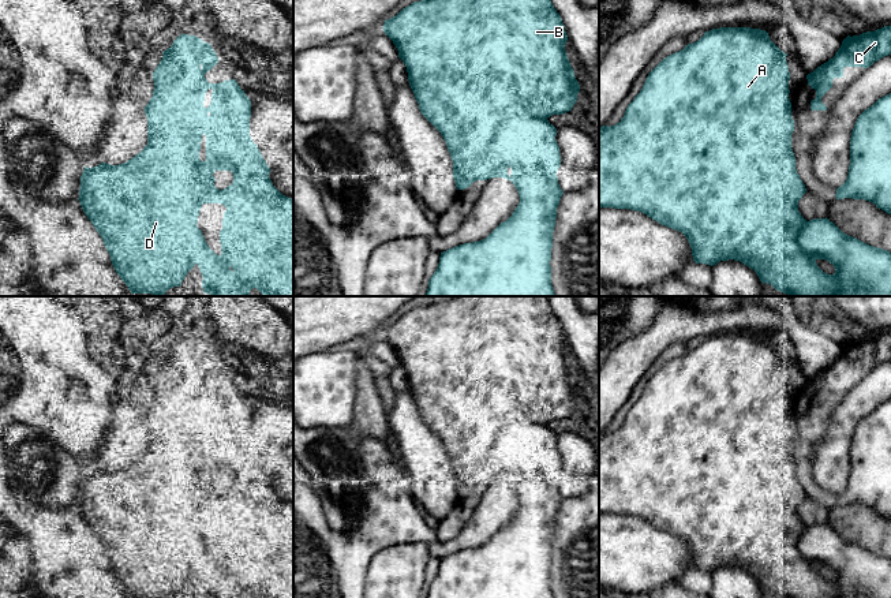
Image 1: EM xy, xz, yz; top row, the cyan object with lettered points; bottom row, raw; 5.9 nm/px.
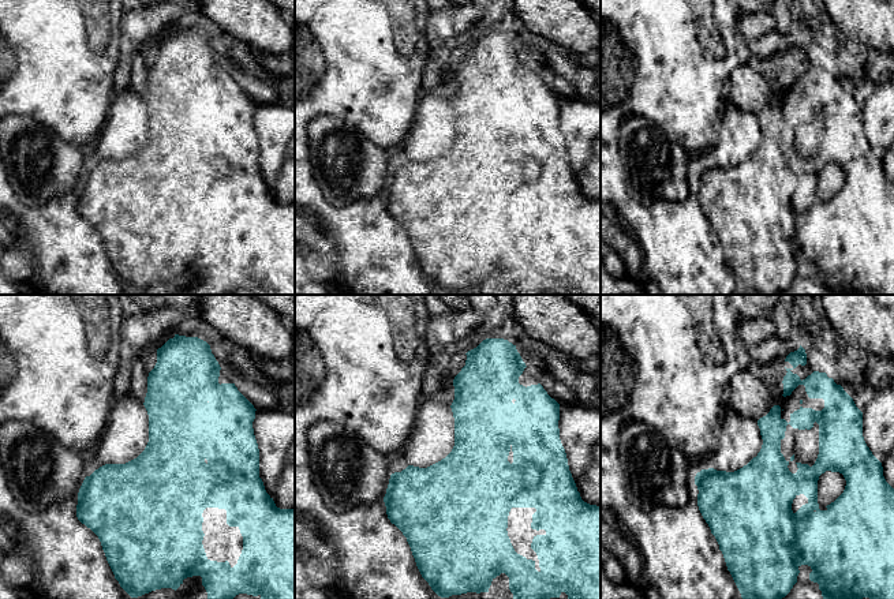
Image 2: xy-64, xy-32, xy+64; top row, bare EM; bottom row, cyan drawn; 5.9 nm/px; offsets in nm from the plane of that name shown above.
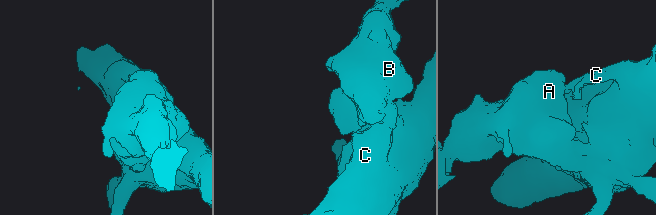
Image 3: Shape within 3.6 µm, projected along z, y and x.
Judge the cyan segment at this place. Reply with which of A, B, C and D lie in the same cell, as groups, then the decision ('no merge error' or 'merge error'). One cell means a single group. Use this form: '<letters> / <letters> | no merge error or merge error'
A B D / C | merge error

